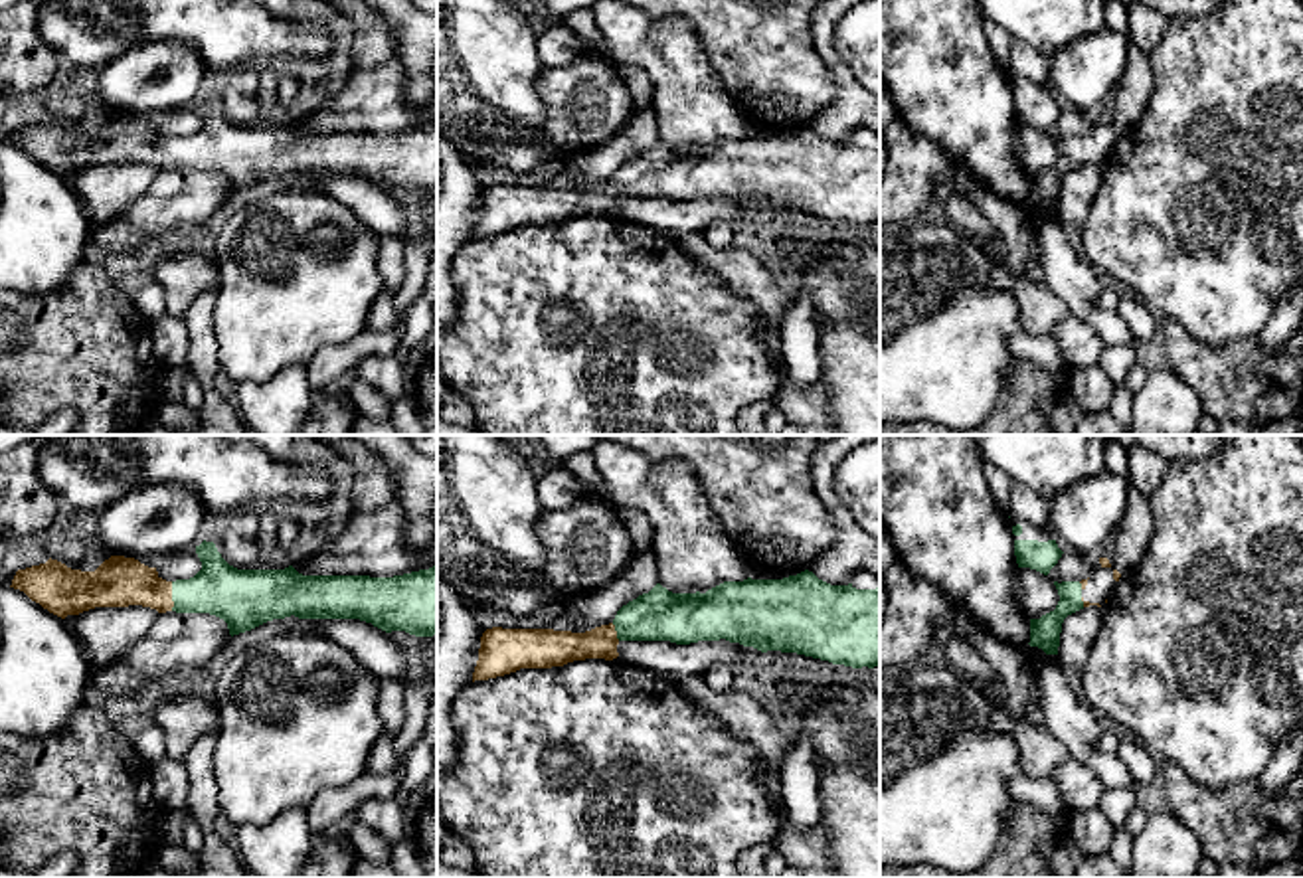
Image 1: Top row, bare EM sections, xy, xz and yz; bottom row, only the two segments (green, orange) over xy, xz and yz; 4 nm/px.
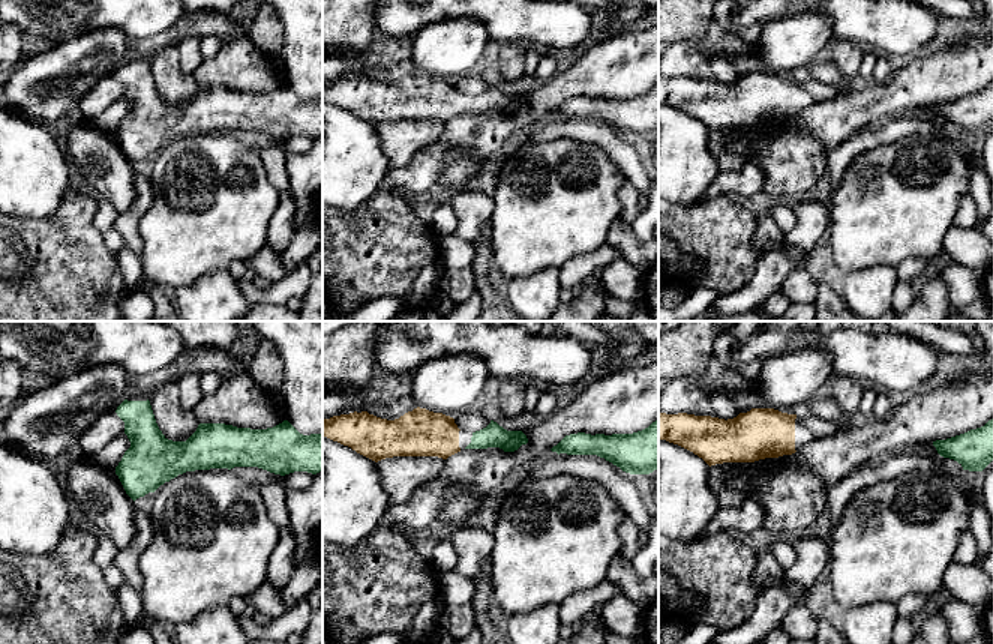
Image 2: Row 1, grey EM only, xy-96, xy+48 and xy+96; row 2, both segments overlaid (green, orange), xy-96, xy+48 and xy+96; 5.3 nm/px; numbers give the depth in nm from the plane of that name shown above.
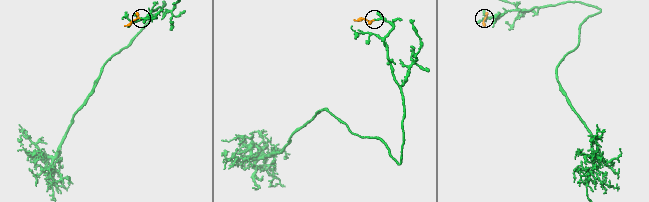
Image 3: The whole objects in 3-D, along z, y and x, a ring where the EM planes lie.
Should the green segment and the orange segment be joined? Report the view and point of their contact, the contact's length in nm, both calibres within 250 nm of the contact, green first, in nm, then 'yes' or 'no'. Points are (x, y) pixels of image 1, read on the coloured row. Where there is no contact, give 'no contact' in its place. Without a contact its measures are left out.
contact xy (173, 596); length 120 nm; calibres 220 and 200 nm; yes

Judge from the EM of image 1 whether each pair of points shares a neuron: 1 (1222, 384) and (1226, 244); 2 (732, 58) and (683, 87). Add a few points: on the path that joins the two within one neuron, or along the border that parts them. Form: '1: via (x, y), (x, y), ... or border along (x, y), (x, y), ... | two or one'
1: border along (1183, 325), (1211, 345), (1254, 337) | two
2: border along (693, 26), (720, 86), (740, 107) | two

